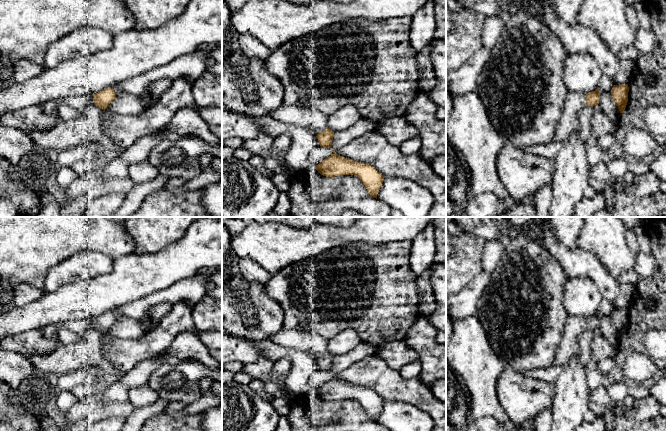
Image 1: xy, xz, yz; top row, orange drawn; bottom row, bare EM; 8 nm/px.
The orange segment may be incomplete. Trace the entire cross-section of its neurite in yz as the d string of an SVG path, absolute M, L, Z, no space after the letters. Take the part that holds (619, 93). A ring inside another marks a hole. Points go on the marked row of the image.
M628 84L614 85L611 89L611 94L614 100L614 103L617 105L620 113L624 113L625 107L628 102Z

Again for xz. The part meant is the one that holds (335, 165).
M334 152L321 161L314 168L323 176L335 177L342 175L357 176L364 184L369 195L377 199L377 194L384 180L384 176L375 167L347 159Z

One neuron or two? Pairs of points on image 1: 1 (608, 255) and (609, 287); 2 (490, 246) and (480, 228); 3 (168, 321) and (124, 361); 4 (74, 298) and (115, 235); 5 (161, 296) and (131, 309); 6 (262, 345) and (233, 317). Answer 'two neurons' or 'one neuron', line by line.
1: two neurons
2: two neurons
3: one neuron
4: two neurons
5: one neuron
6: two neurons

